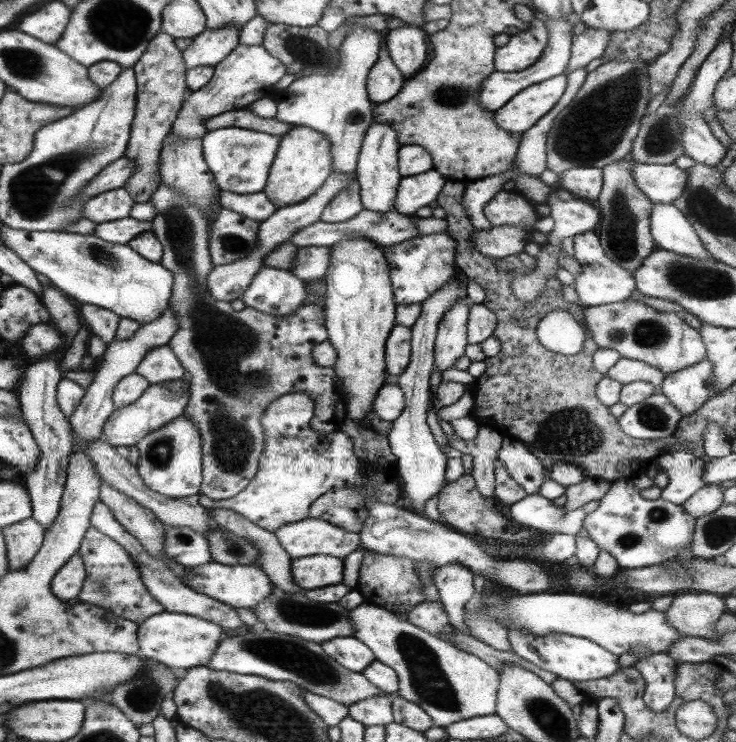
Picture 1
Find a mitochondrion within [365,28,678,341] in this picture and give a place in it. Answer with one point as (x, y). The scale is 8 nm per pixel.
(624, 90)

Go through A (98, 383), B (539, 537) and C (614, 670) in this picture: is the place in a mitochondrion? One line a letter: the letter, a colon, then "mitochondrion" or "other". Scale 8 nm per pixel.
A: other
B: other
C: other

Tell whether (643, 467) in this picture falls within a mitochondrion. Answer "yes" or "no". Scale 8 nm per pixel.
no

